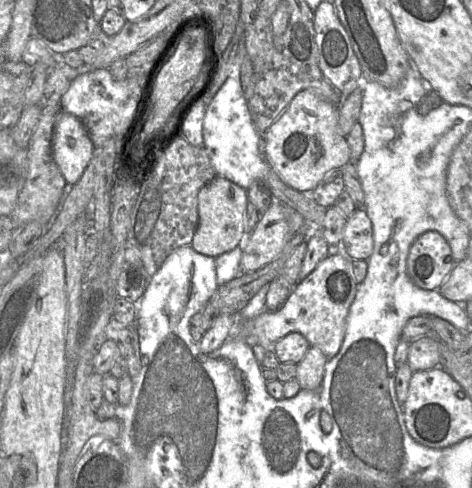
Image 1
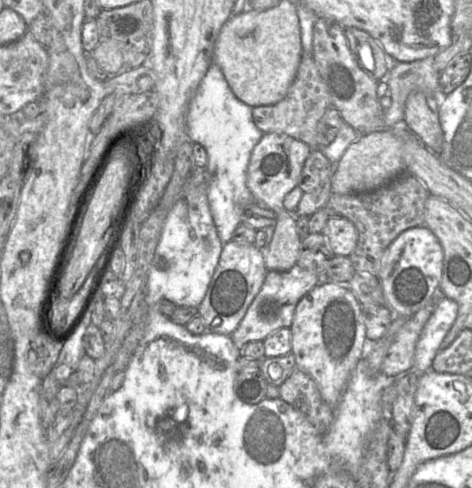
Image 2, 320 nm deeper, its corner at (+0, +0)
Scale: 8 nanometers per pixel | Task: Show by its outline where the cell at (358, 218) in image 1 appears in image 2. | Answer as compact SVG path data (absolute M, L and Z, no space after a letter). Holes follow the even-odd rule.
M330 217L321 232L328 240L335 256L350 256L357 247L358 232L355 225L343 217Z

